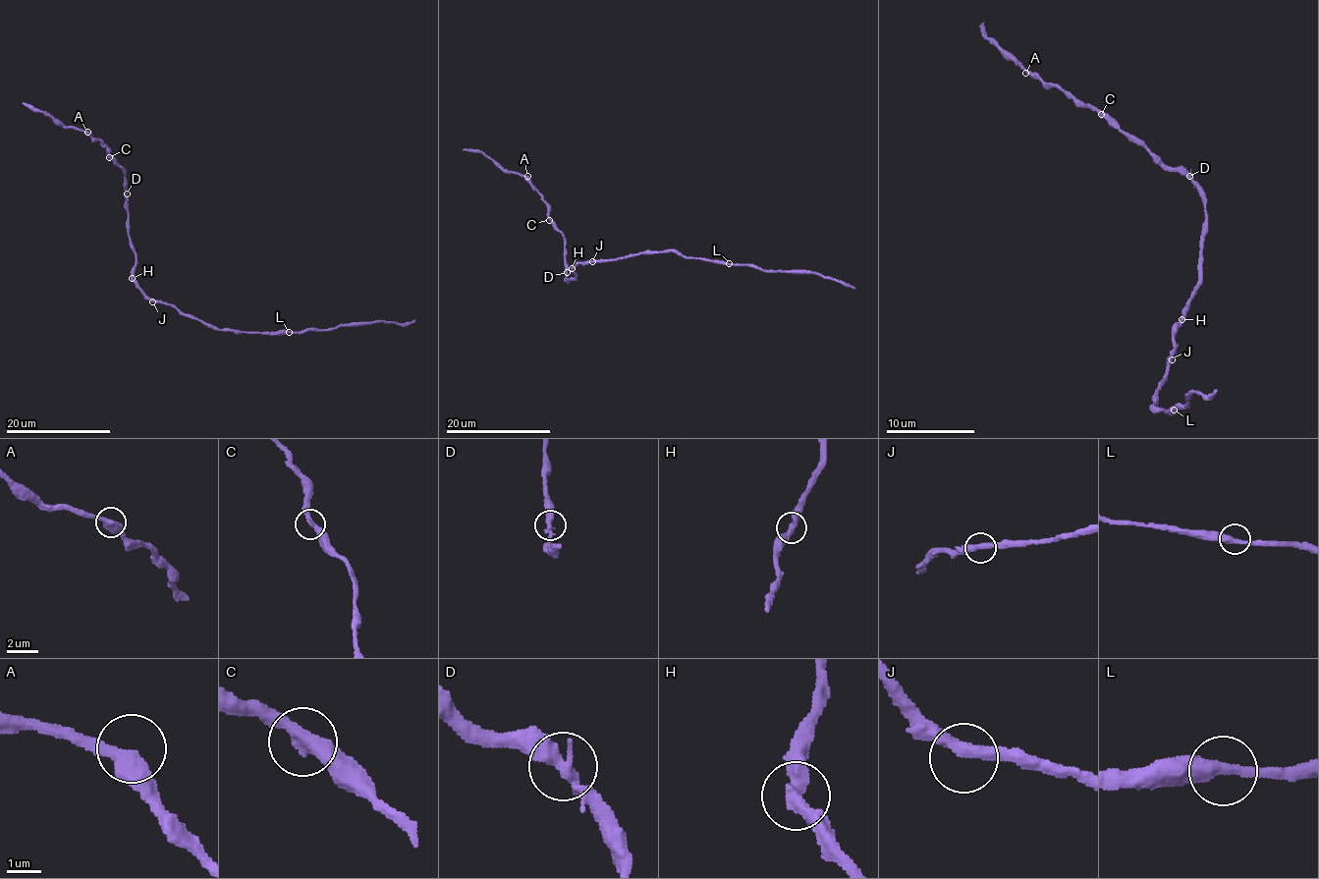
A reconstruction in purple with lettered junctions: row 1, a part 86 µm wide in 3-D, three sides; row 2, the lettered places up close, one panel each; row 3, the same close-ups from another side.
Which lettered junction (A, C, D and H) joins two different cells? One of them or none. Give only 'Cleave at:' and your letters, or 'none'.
Cleave at: none

